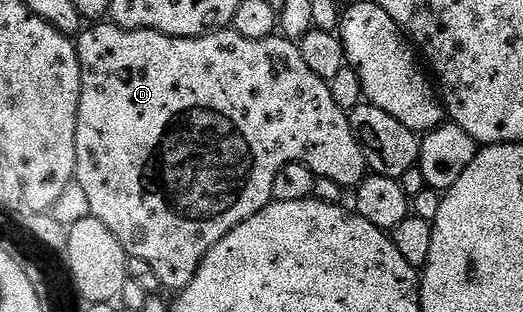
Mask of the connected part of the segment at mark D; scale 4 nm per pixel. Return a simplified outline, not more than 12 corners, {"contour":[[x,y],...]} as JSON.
{"contour":[[91,24],[74,182],[164,291],[273,200],[354,188],[292,39]]}

